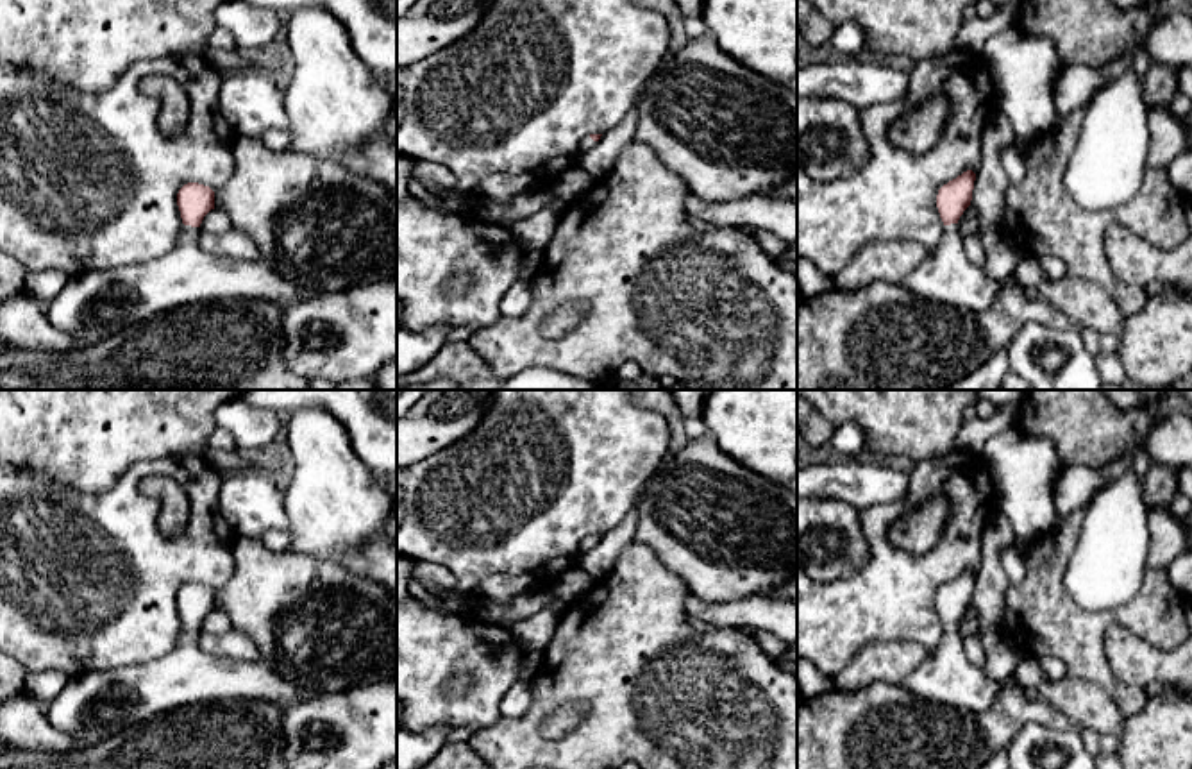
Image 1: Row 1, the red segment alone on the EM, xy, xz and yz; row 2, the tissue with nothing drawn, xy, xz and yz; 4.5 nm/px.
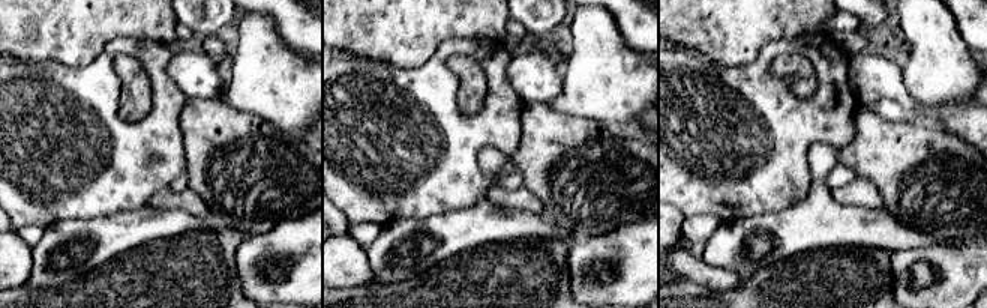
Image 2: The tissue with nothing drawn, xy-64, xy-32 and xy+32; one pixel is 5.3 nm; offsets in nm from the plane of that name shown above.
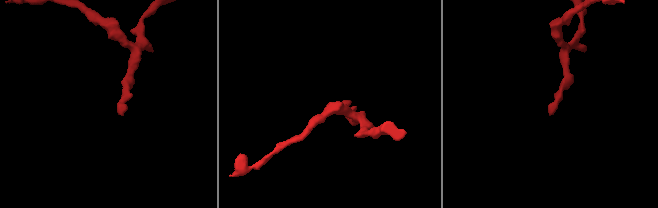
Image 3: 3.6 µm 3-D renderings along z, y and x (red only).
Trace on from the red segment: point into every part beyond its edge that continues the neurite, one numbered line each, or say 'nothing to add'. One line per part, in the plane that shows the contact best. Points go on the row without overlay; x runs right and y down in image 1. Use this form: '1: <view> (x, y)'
1: xy (95, 705)

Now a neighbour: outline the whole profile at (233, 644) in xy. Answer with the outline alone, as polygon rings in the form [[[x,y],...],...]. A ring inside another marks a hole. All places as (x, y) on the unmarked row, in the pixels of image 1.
[[[234,626],[223,635],[200,633],[198,644],[206,653],[214,656],[227,656],[243,662],[261,660],[259,649],[254,640]]]

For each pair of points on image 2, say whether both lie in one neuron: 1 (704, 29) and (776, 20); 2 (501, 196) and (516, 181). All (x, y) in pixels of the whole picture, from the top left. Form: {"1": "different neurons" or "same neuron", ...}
{"1": "same neuron", "2": "different neurons"}

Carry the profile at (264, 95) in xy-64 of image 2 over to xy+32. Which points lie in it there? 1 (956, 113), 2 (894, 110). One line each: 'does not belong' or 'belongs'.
1: does not belong
2: belongs

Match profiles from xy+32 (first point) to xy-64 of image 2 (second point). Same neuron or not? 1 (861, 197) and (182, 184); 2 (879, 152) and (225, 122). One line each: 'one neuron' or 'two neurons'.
1: two neurons
2: one neuron

